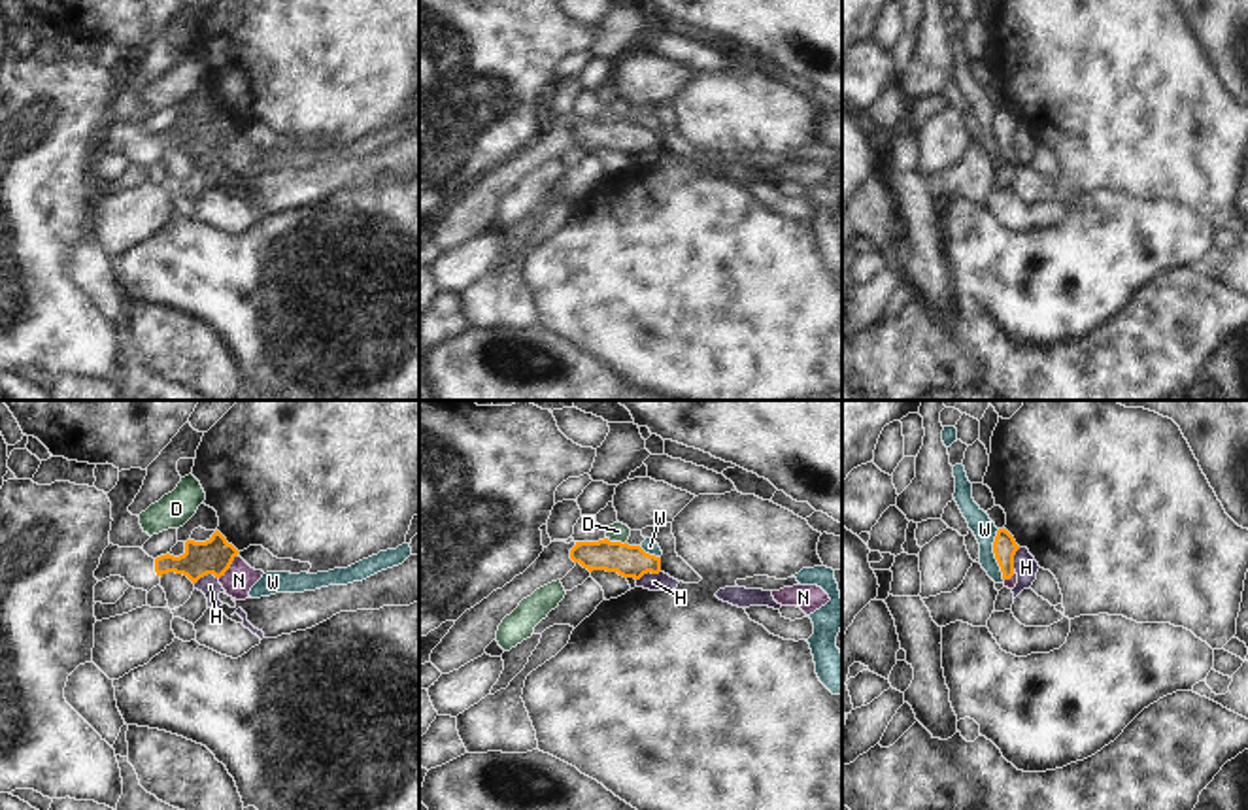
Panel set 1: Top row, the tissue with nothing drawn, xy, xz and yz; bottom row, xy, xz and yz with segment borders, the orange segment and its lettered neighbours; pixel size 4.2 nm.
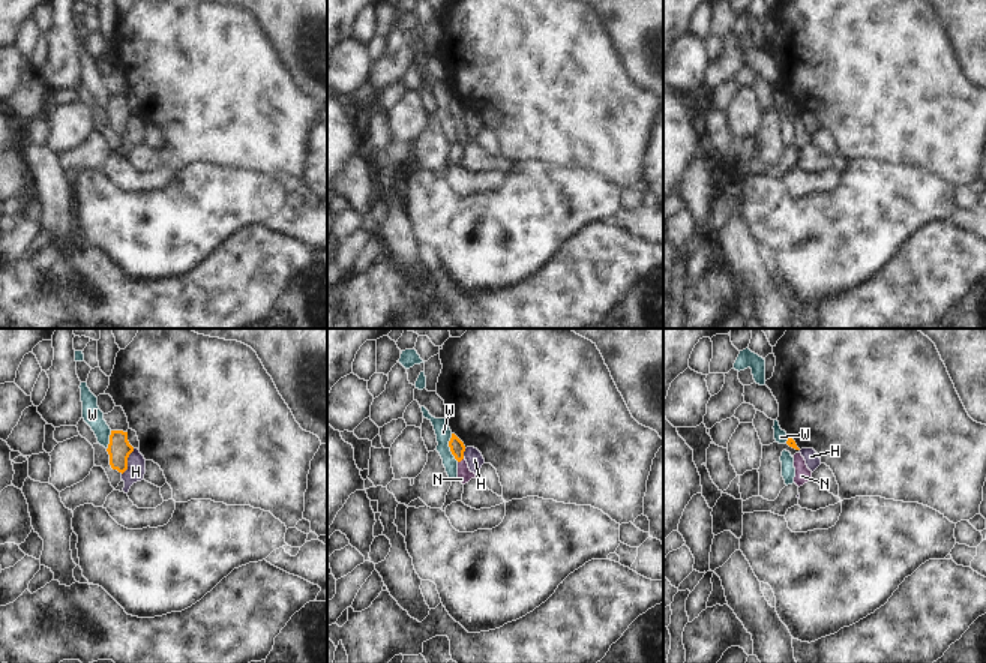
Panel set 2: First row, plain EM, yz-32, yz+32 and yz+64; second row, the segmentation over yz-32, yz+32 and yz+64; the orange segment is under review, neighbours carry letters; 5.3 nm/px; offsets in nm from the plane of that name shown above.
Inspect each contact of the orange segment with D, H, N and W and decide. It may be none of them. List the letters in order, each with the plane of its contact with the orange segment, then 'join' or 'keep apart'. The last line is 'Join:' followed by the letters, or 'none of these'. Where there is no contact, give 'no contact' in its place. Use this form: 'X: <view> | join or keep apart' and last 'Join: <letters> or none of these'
D: xz | keep apart
H: xy | keep apart
N: xy | join
W: yz | keep apart
Join: N

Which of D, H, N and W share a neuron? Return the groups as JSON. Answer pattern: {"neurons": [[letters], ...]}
{"neurons": [["D"], ["H"], ["N"], ["W"]]}

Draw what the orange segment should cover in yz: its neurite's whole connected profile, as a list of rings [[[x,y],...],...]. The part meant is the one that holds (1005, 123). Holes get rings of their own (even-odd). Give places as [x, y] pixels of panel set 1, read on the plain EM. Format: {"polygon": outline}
{"polygon": [[[999,106],[995,119],[993,119],[993,130],[1003,149],[1003,160],[1008,166],[1014,166],[1018,160],[1018,151],[1014,147],[1014,132],[1020,127],[1014,113],[1006,106]]]}

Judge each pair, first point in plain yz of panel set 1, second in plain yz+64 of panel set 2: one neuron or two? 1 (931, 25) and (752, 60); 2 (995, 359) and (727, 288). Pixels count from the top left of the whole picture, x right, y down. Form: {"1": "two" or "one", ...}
{"1": "two", "2": "one"}

